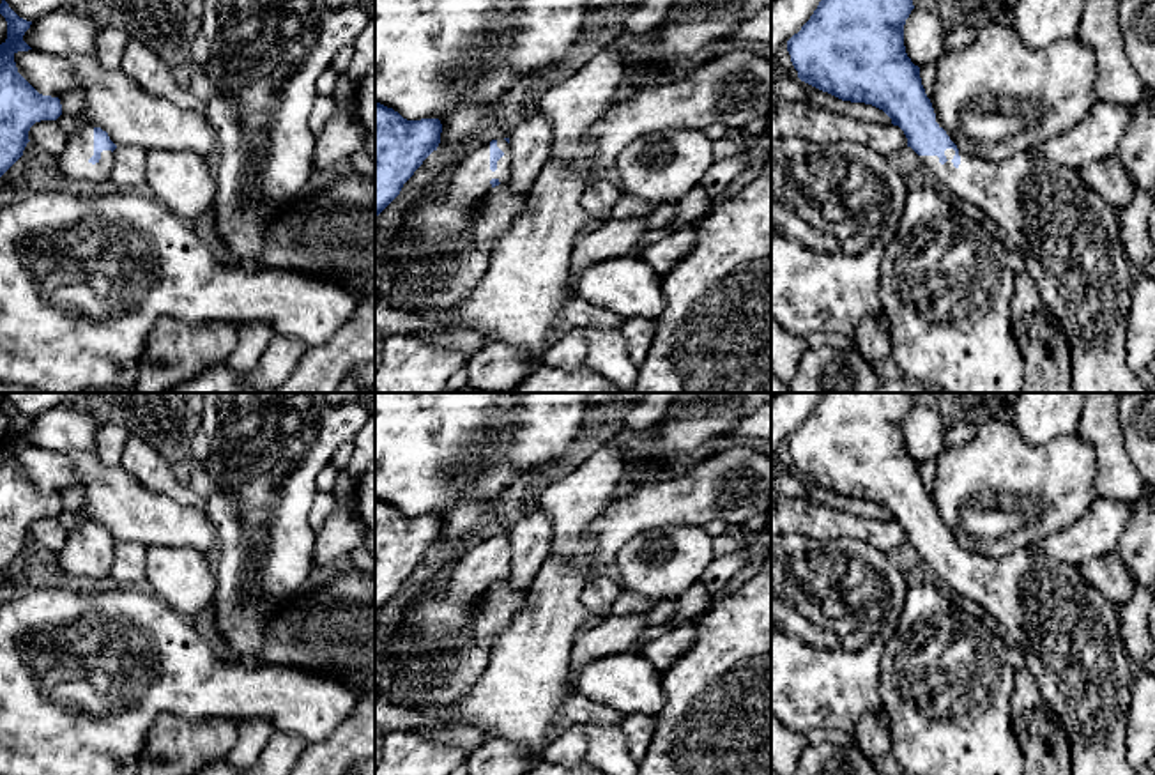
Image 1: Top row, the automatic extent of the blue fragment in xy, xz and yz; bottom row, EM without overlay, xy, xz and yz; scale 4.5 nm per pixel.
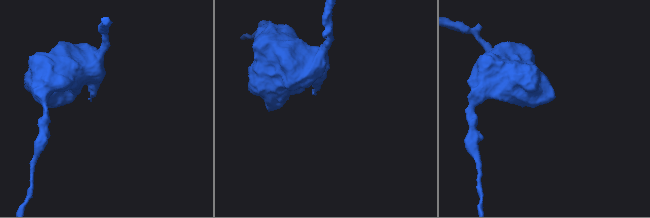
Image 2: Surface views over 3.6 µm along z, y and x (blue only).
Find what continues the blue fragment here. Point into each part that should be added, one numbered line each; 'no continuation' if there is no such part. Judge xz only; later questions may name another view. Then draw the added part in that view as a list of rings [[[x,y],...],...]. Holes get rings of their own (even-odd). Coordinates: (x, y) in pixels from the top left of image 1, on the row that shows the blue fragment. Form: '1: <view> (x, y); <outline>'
1: xz (430, 264); [[[504,138],[497,140],[504,156],[497,170],[490,170],[490,143],[474,147],[456,165],[447,180],[447,193],[442,200],[432,200],[421,193],[412,203],[416,216],[400,225],[394,235],[380,241],[375,249],[375,301],[394,310],[412,313],[437,313],[462,304],[483,281],[492,249],[478,246],[470,237],[470,225],[483,198],[492,189],[490,180],[501,184],[509,180],[511,149]]]

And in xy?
1: xy (73, 161); [[[87,124],[78,133],[67,136],[67,147],[55,156],[55,170],[67,179],[108,180],[113,168],[113,152],[103,150],[96,165],[88,161],[92,156],[94,124]]]

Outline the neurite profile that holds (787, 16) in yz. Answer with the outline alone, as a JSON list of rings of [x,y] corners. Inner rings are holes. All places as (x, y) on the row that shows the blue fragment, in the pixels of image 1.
[[[771,0],[771,60],[801,30],[821,0]]]

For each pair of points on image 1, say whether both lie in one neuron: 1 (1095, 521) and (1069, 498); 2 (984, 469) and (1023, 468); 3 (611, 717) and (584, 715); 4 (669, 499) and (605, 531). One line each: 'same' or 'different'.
1: different
2: same
3: same
4: same

